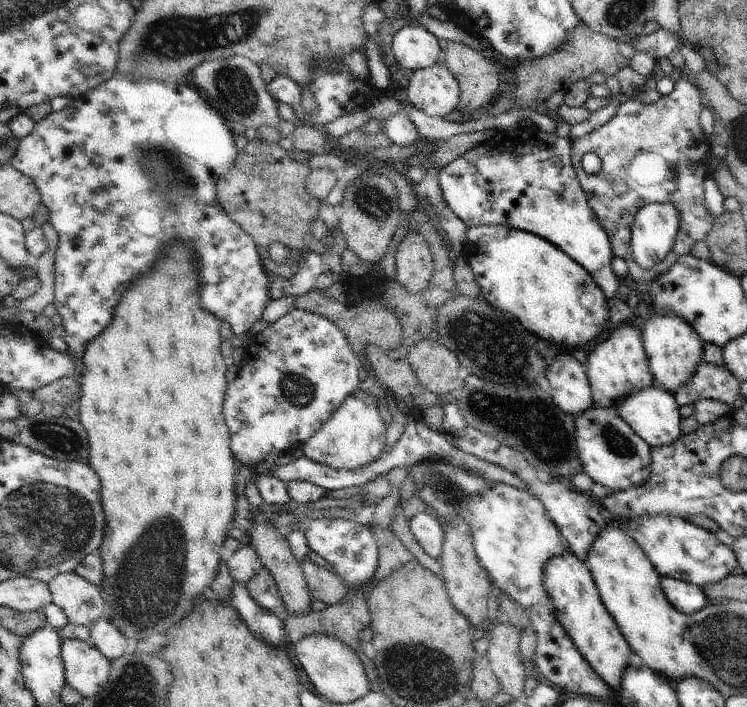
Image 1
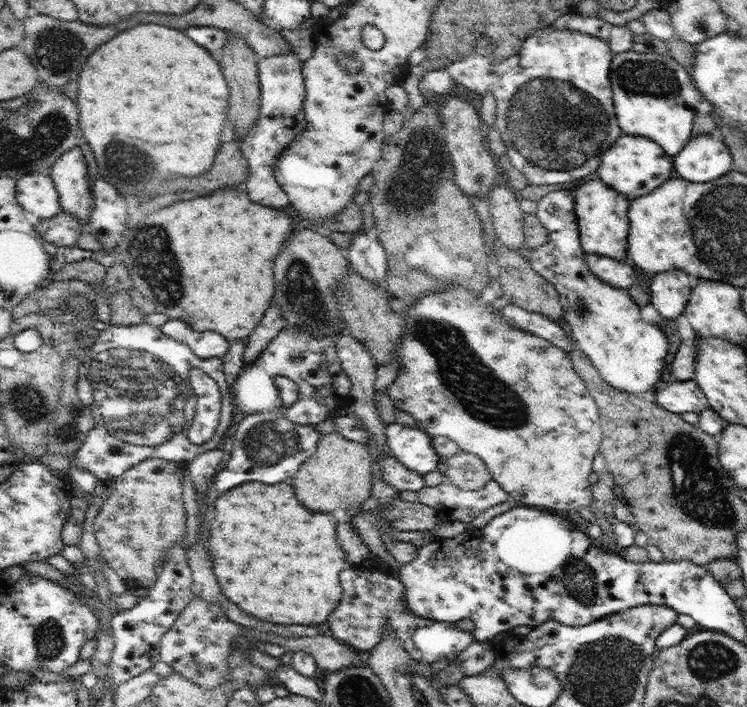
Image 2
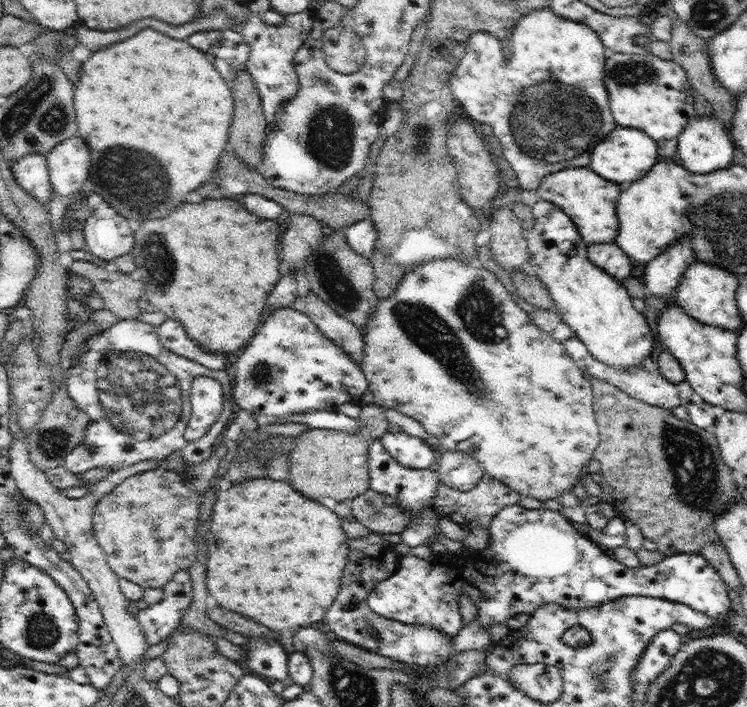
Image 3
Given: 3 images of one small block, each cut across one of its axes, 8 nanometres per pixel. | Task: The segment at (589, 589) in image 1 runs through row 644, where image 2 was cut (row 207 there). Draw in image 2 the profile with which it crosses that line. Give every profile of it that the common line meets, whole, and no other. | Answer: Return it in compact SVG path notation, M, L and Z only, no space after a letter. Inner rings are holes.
M598 176L582 178L587 179L585 183L582 183L578 189L570 189L570 192L574 197L574 212L578 220L579 235L581 247L585 253L594 253L600 256L607 256L608 258L615 258L616 260L630 261L627 256L628 246L628 206L630 200L625 198L621 192L616 192L613 188L610 188L607 184L604 184Z

